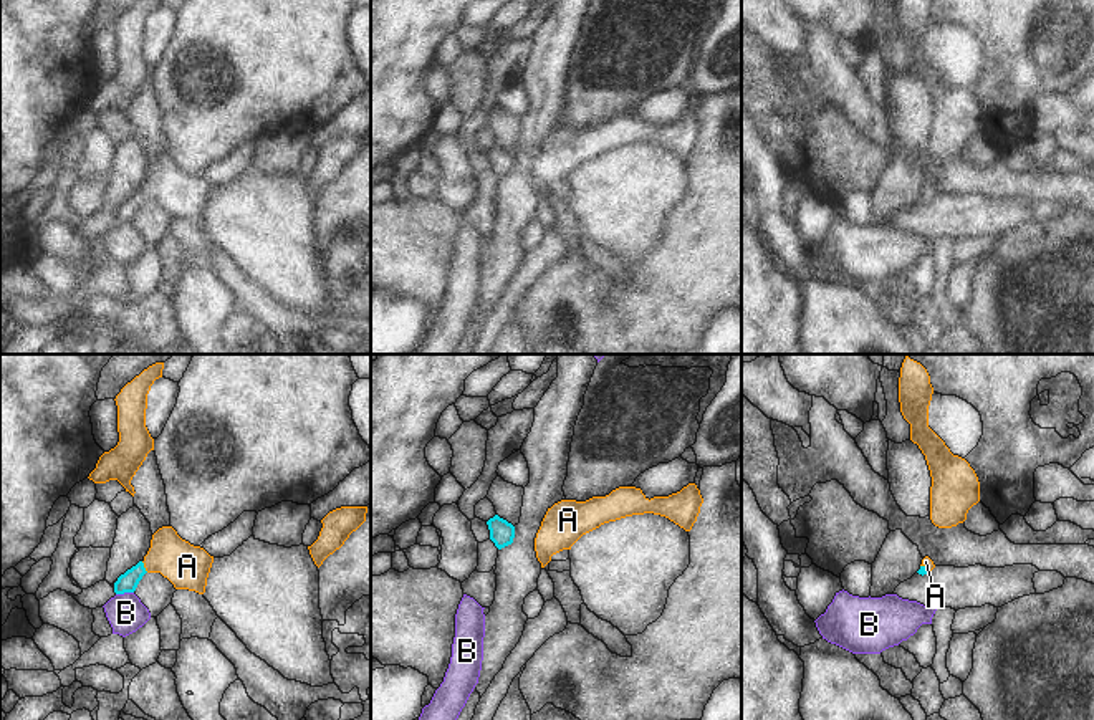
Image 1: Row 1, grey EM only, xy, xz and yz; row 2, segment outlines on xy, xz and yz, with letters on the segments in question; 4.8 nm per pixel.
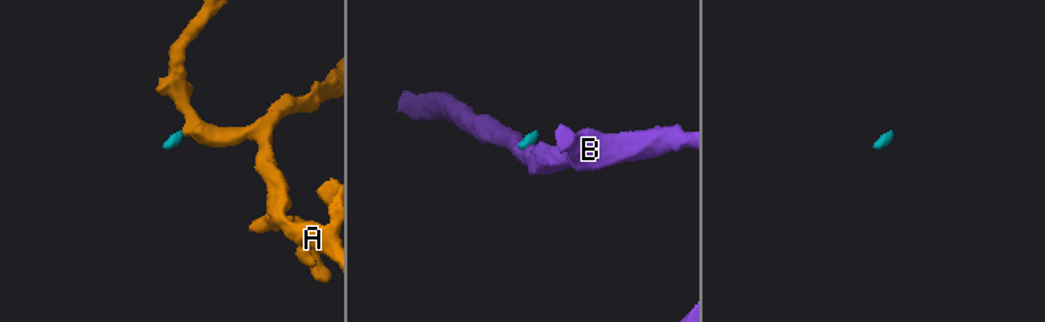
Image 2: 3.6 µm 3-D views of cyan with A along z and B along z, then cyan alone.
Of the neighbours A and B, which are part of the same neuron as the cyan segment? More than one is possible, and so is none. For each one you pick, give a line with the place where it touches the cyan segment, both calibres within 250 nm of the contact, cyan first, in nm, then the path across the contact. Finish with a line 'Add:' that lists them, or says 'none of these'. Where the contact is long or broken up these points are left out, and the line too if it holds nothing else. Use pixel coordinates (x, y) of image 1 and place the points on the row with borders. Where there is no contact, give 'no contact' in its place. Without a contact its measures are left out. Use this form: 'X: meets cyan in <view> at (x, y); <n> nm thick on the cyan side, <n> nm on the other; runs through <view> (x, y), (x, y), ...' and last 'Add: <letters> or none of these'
A: meets cyan in xy at (143, 566); 100 nm thick on the cyan side, 220 nm on the other; runs through xy (126, 583), (143, 566), (187, 566)
Add: A

